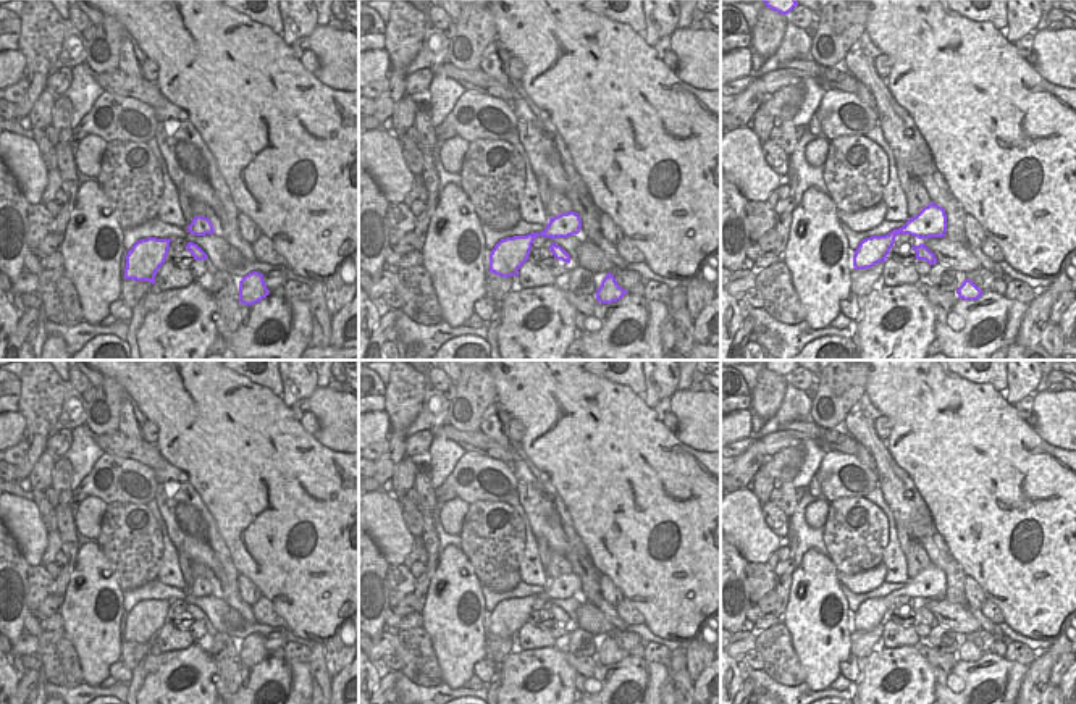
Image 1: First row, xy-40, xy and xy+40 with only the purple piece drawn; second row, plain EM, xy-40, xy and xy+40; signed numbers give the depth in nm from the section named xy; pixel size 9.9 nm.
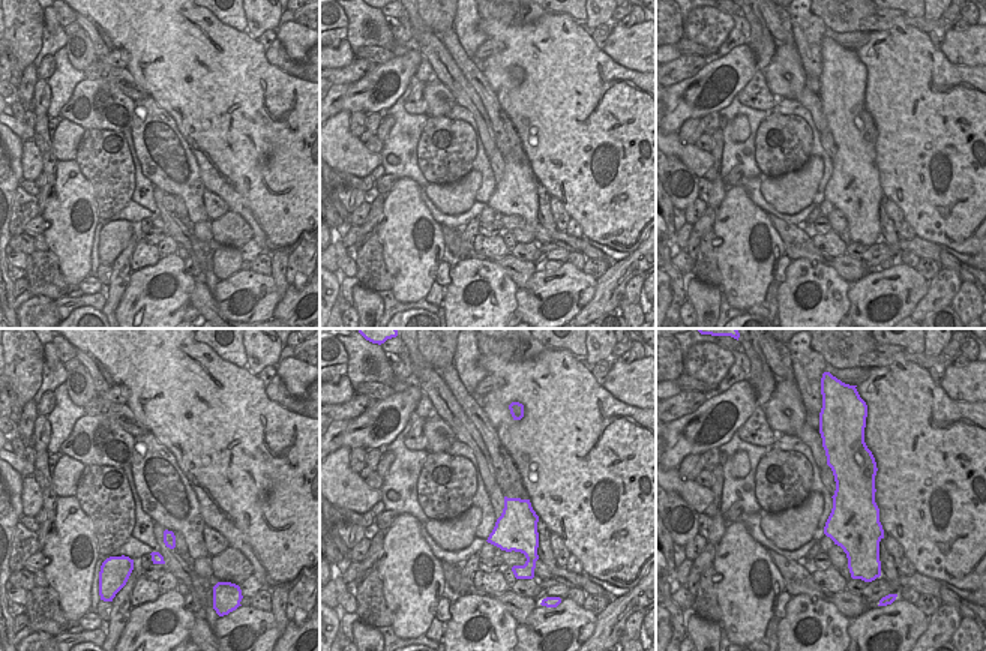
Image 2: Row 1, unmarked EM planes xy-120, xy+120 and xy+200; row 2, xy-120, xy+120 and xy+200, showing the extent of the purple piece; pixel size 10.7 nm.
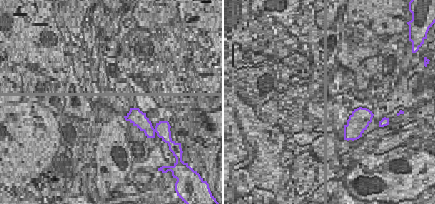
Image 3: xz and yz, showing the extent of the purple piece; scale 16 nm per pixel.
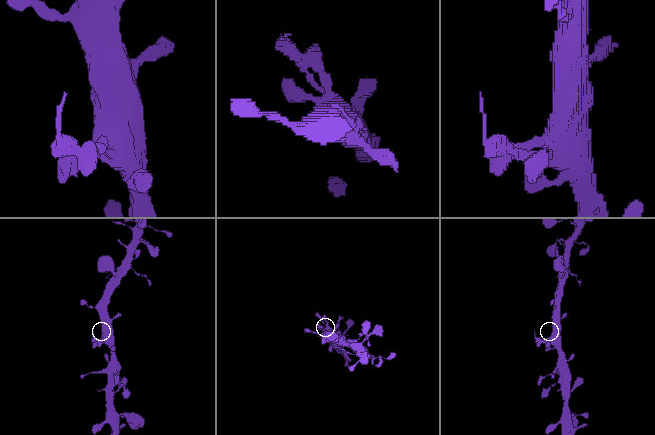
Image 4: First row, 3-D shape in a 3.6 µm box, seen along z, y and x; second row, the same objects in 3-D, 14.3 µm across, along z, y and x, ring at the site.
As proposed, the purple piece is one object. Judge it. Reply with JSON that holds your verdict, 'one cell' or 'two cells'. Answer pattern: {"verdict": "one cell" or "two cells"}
{"verdict": "one cell"}

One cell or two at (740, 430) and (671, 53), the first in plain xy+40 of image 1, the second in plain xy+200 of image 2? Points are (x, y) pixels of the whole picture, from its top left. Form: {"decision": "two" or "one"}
{"decision": "one"}

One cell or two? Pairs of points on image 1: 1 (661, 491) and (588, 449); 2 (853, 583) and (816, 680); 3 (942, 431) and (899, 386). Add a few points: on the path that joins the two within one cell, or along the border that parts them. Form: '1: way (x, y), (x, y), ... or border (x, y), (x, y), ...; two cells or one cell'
1: way (643, 491), (606, 456); one cell
2: border (836, 572), (840, 582); two cells
3: way (933, 420), (910, 398); one cell

